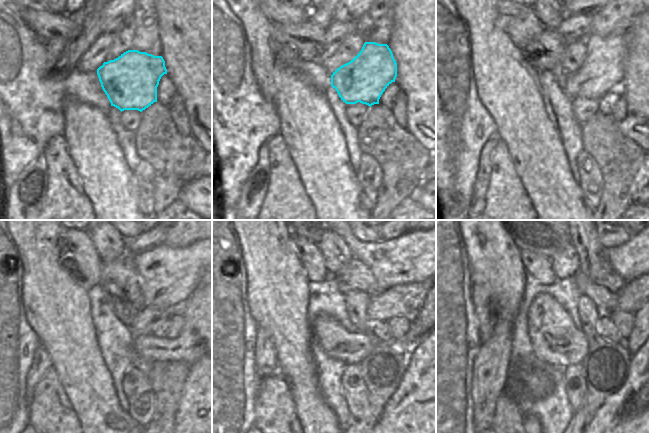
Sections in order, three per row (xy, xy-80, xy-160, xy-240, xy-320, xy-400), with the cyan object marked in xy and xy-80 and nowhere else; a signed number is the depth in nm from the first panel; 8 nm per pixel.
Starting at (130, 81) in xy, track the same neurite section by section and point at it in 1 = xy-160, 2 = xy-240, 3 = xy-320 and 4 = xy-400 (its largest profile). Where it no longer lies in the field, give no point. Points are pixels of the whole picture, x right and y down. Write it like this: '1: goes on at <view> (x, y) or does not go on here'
1: goes on at xy-160 (602, 69)
2: goes on at xy-240 (167, 276)
3: goes on at xy-320 (415, 256)
4: goes on at xy-400 (639, 255)

